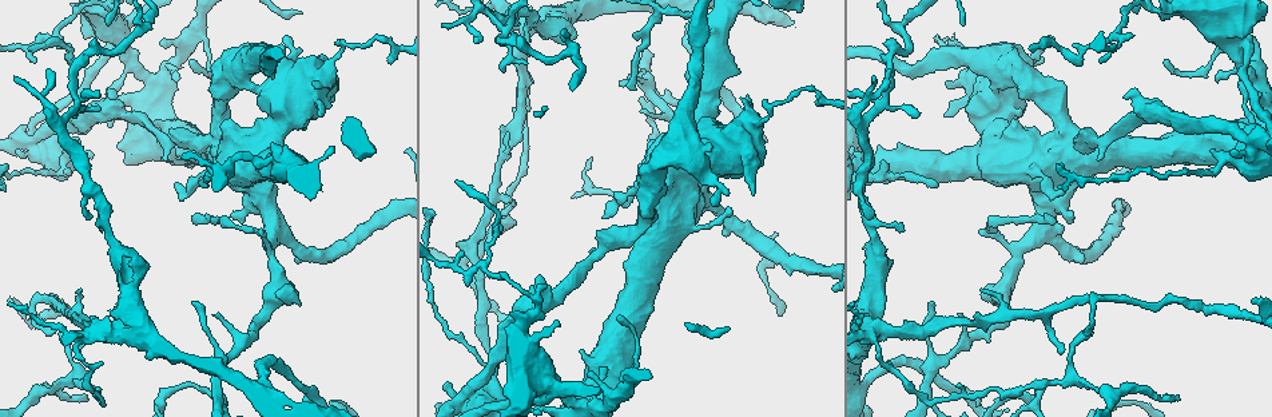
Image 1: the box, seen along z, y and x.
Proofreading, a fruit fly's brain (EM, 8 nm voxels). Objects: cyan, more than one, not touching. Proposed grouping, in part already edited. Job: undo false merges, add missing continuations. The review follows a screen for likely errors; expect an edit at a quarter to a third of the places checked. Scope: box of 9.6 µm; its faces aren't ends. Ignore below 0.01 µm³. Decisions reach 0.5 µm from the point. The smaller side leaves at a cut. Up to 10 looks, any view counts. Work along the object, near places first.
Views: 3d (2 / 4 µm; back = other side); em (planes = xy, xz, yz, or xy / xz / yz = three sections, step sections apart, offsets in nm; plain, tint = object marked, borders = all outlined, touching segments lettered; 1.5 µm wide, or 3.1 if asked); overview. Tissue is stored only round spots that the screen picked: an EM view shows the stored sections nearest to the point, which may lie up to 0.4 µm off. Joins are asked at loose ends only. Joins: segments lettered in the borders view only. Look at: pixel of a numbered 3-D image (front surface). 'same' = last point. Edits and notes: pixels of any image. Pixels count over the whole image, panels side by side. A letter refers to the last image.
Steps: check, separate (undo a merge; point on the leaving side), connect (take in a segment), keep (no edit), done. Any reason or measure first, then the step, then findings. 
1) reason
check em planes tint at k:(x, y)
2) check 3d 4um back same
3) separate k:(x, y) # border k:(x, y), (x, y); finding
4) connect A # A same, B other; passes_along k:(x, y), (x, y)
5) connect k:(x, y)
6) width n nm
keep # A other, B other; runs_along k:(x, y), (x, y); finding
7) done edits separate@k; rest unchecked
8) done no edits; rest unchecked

abrupt turn
check 3d 4um at 1:(66, 59)

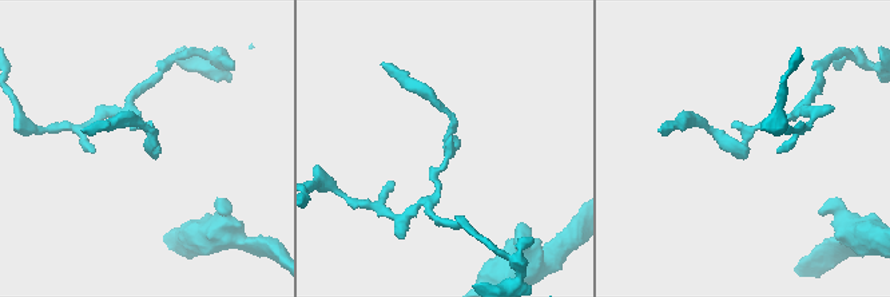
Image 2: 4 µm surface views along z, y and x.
now the EM
check em planes tint at 2:(727, 144)

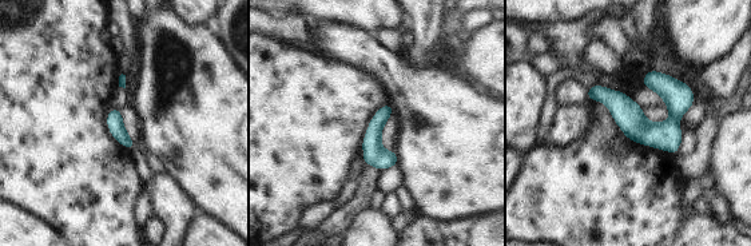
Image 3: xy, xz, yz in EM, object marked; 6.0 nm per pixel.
check em planes borders same

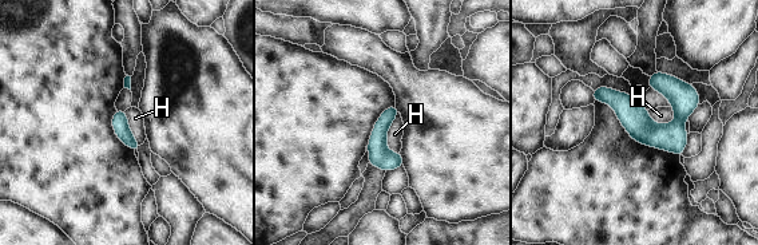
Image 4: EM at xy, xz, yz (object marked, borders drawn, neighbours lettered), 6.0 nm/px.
width 100 nm
keep # H other; runs_along 4:(694, 94), (670, 130), (596, 98); all the same neuron

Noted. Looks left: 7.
free end
check em planes borders at 1:(500, 69)

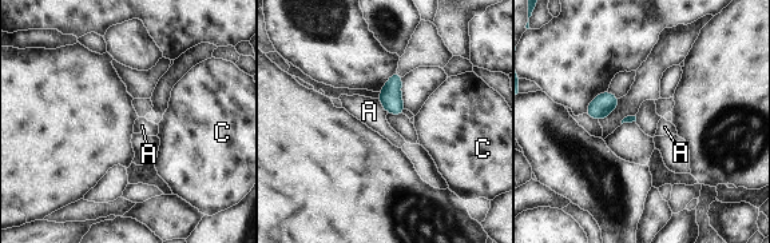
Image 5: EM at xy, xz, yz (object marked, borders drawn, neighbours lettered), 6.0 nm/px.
longest_contact A 110 nm
keep # A other, C other; border 5:(377, 99), (387, 114); none of them fits

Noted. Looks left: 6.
three arms meet
check 3d 4um back at 1:(1015, 252)

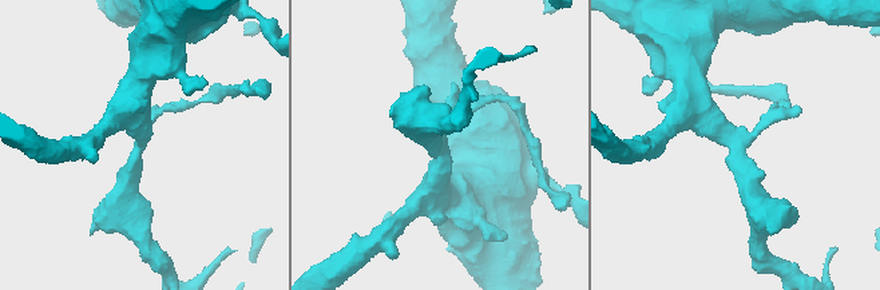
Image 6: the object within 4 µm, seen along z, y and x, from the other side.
arms 3; now the EM
check em planes borders at 6:(137, 147)

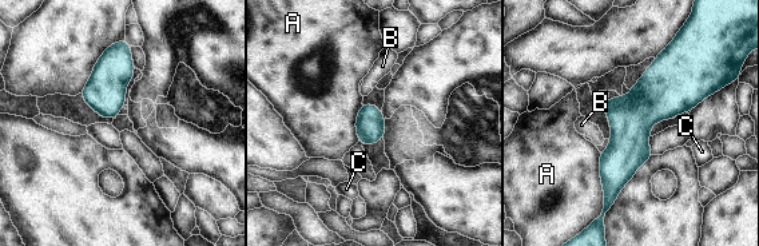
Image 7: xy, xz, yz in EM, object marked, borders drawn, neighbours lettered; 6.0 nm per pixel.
longest_contact A 360 nm
keep # A other, B other, C other; border 7:(599, 153), (604, 195), (600, 213); one neuron here

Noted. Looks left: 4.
branch stops here
check em planes borders at 1:(599, 369)

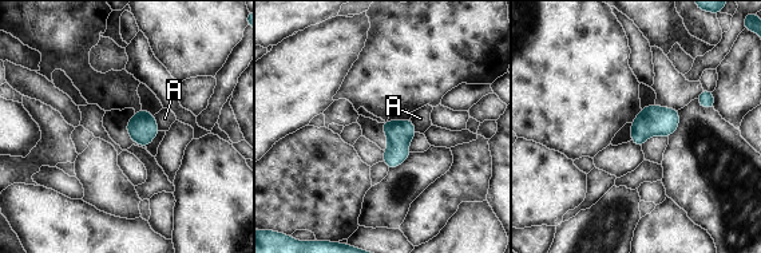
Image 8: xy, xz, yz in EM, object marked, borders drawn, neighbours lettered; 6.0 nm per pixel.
longest_contact A 110 nm
keep # A other; border 8:(153, 115), (161, 130); none of them fits

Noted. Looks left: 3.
done no edits; rest unchecked

